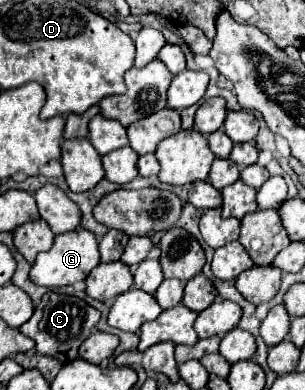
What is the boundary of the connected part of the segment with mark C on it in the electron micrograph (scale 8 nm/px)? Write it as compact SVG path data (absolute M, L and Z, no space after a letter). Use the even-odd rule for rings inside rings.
M50 291L40 299L30 321L26 321L20 327L20 333L30 337L36 343L36 353L56 357L60 363L68 363L78 357L80 343L92 333L98 319L100 319L100 313L94 307L90 307L86 301L72 295Z

